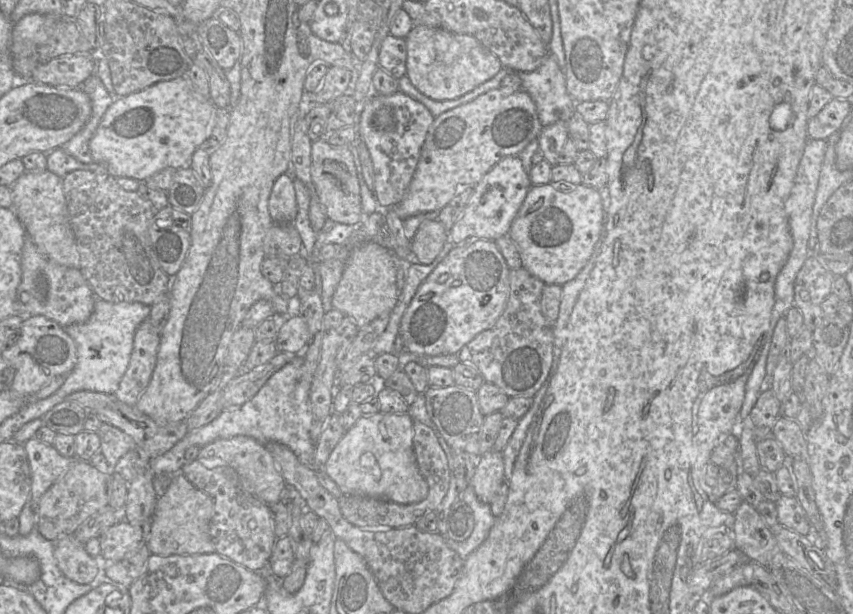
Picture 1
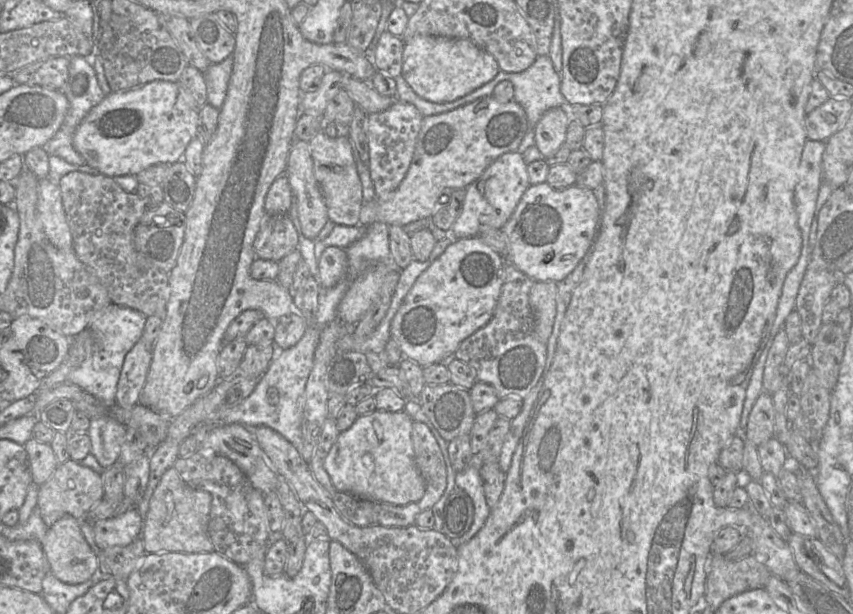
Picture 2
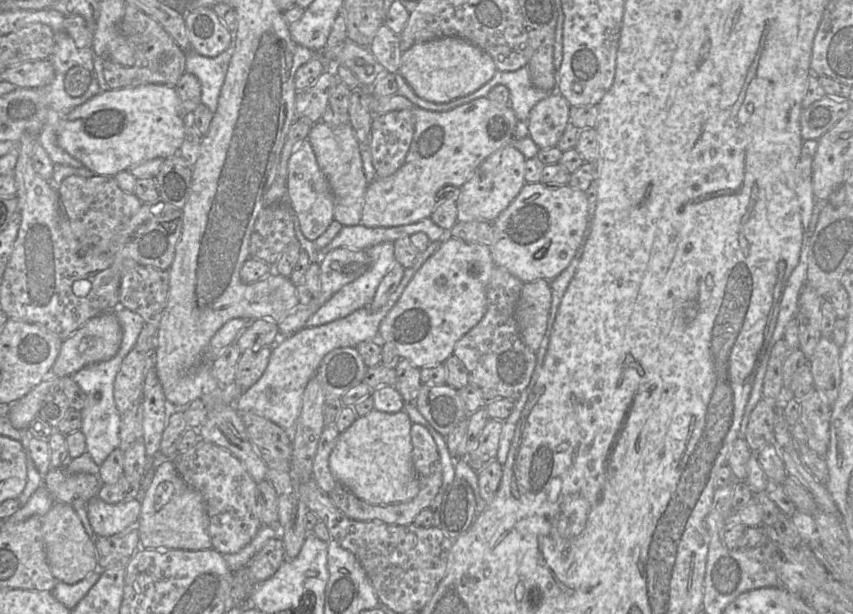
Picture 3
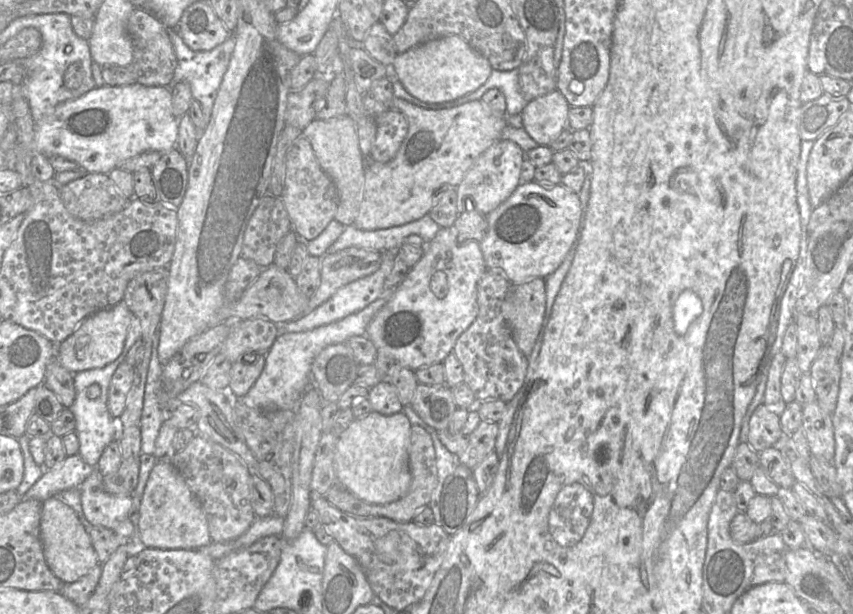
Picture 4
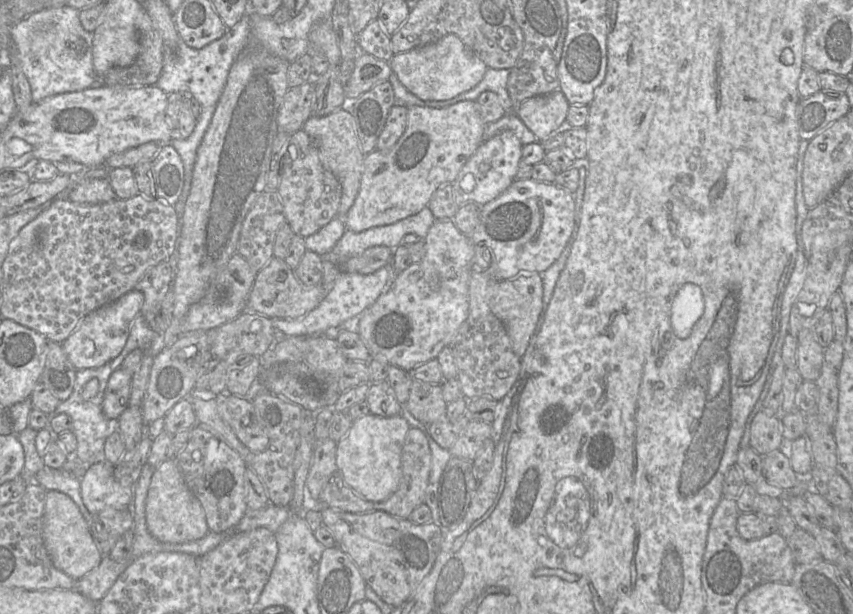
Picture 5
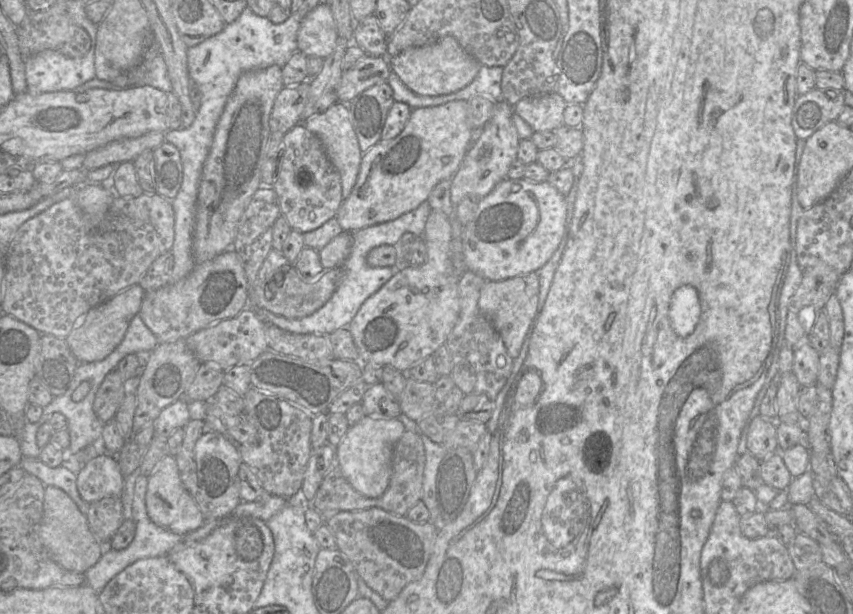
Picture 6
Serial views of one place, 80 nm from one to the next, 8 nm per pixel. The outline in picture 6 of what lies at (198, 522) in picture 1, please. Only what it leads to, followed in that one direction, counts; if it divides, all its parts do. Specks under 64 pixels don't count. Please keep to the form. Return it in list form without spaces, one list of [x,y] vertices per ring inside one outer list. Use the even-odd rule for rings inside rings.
[[[165,456],[148,477],[145,501],[151,521],[175,534],[185,535],[197,530],[205,522],[199,506],[180,479],[179,469],[173,456]]]

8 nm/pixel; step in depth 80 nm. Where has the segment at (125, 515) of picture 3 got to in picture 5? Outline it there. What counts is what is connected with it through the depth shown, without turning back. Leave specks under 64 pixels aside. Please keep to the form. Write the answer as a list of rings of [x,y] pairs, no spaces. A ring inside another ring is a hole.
[[[99,461],[92,464],[80,478],[83,504],[92,514],[106,508],[127,509],[133,499],[133,487],[122,486],[113,475],[114,466]]]

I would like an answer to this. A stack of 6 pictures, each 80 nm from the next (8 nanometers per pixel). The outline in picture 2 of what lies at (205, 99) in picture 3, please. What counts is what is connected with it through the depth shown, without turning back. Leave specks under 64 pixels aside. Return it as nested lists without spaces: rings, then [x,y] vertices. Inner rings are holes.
[[[233,54],[222,62],[212,63],[202,72],[207,88],[207,104],[220,109],[226,97],[233,68]]]

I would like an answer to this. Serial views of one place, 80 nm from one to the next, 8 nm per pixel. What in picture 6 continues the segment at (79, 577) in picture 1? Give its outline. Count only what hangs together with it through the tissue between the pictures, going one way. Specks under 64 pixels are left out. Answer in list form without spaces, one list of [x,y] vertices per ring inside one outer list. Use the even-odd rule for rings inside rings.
[[[45,486],[39,538],[49,557],[56,564],[76,573],[85,573],[94,566],[105,548],[92,533],[87,517],[81,513],[73,499],[65,491],[55,486]]]

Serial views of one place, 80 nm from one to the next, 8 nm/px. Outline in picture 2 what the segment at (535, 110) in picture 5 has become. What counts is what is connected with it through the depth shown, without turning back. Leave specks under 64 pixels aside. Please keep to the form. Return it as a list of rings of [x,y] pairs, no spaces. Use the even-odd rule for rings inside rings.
[[[562,107],[548,109],[533,128],[535,145],[543,158],[552,156],[566,140],[570,121],[568,110]]]

